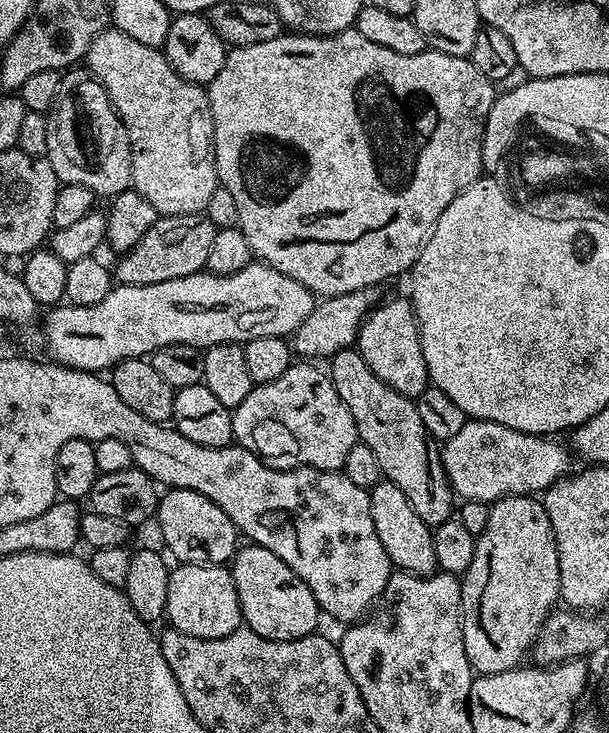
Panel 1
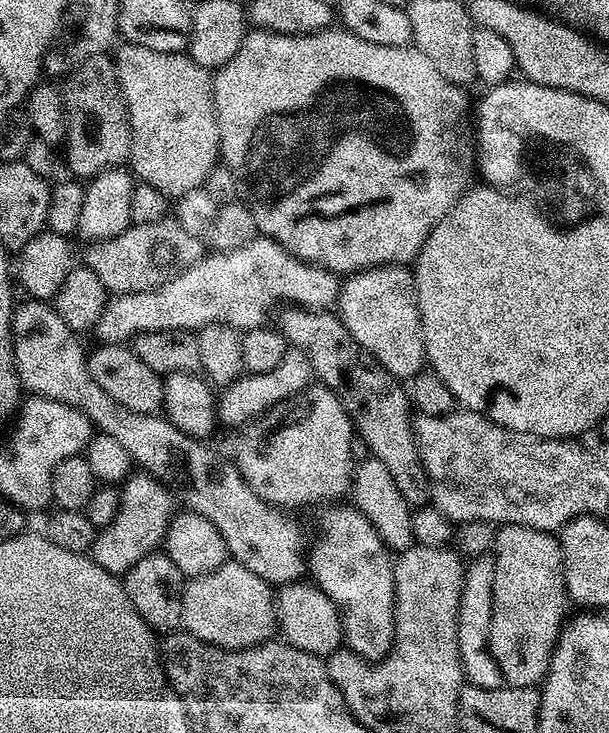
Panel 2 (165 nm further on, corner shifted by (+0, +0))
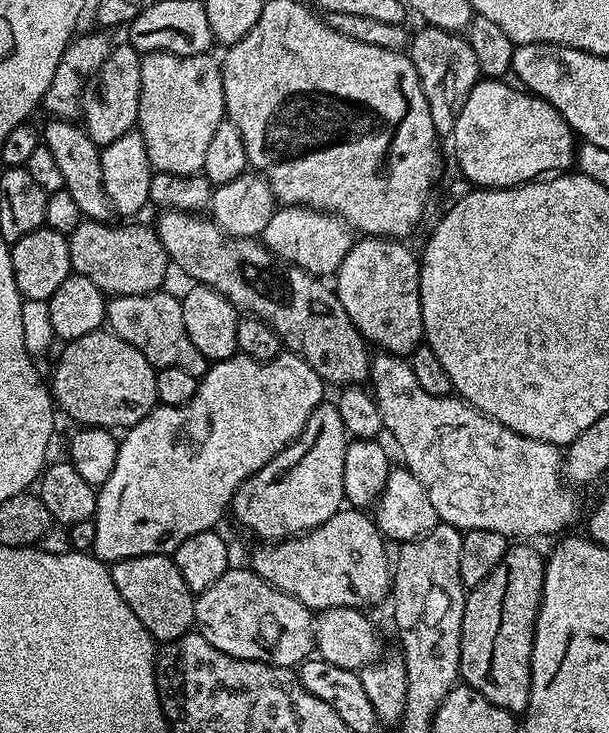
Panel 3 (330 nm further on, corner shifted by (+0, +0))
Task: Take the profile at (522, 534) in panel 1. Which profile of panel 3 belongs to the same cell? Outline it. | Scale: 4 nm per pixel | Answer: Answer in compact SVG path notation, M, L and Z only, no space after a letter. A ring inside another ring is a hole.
M513 543L502 562L498 562L498 566L490 570L487 578L465 595L460 639L460 680L468 687L478 690L478 694L482 694L490 702L494 702L494 706L502 706L513 714L524 714L528 711L534 630L544 585L545 557L539 556L534 549L527 548L524 544L527 543Z

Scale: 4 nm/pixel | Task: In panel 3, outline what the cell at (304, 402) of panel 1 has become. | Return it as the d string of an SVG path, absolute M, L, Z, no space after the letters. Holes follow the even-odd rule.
M322 402L312 411L302 434L290 445L282 449L278 455L262 470L242 482L240 489L234 494L230 505L231 515L236 515L236 520L248 532L253 532L260 542L279 542L301 532L308 532L312 528L322 526L334 514L341 511L345 503L344 487L342 486L342 466L346 462L346 450L350 437L343 426L342 417L338 414L335 403Z

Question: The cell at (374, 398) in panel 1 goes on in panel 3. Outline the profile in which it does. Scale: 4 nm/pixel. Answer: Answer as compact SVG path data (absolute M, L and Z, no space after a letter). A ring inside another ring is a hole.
M161 211L154 227L169 261L176 264L197 285L212 288L226 298L241 313L258 316L280 335L280 343L293 356L301 356L318 374L325 385L360 386L370 376L370 348L364 335L350 322L350 314L342 310L335 291L328 288L319 276L312 276L304 268L277 262L276 255L259 239L250 236L231 236L222 231L211 218L191 212Z

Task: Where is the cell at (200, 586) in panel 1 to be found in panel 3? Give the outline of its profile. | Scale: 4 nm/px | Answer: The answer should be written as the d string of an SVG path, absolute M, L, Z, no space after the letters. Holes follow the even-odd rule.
M229 566L214 586L196 596L194 628L222 654L279 668L295 669L313 655L316 647L313 609L279 592L248 566Z

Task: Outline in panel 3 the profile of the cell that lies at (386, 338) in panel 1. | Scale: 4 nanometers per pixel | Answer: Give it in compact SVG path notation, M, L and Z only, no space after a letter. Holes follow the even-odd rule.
M382 236L357 239L346 258L342 258L342 266L334 274L334 291L338 302L342 302L342 310L350 314L350 322L354 322L369 345L377 344L375 347L379 351L407 357L424 340L424 323L420 301L420 262L417 253L412 253L404 244L407 243Z

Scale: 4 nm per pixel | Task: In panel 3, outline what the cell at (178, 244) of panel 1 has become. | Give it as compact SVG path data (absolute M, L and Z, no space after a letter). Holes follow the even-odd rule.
M81 219L73 232L67 233L70 246L70 262L75 275L90 278L100 291L113 296L150 294L165 287L170 261L155 227L140 222L128 222L125 228L111 228L103 220Z

